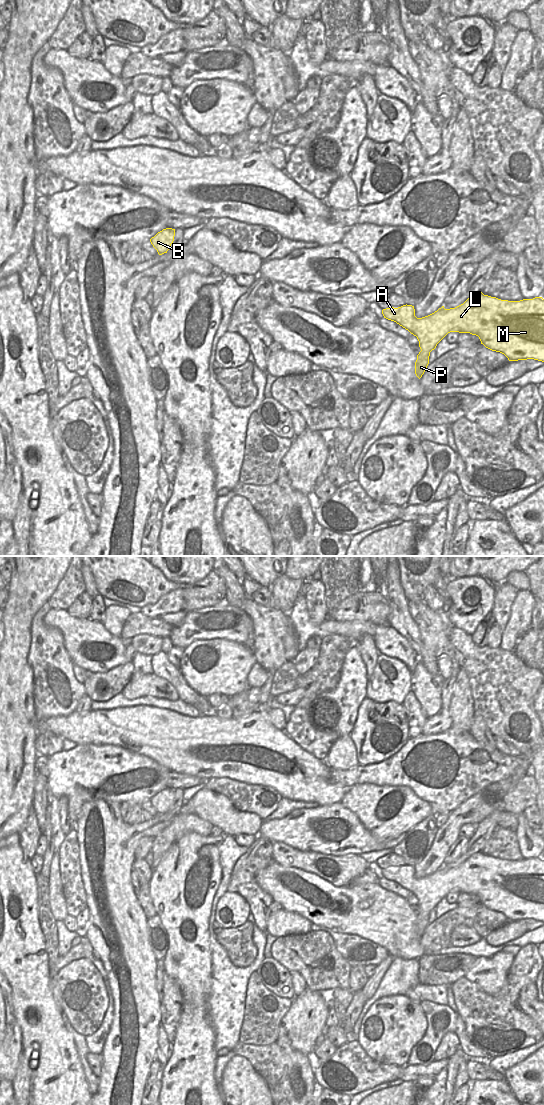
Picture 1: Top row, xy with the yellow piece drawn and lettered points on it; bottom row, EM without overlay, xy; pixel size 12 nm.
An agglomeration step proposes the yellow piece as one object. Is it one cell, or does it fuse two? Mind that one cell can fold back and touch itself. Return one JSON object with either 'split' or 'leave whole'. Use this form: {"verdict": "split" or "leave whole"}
{"verdict": "leave whole"}

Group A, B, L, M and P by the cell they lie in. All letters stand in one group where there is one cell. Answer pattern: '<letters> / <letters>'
A B L M P

